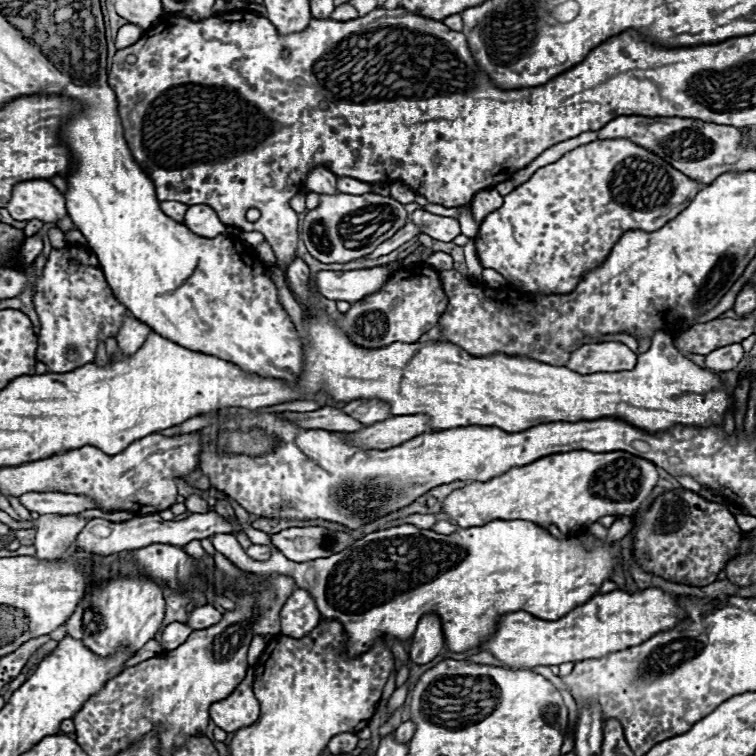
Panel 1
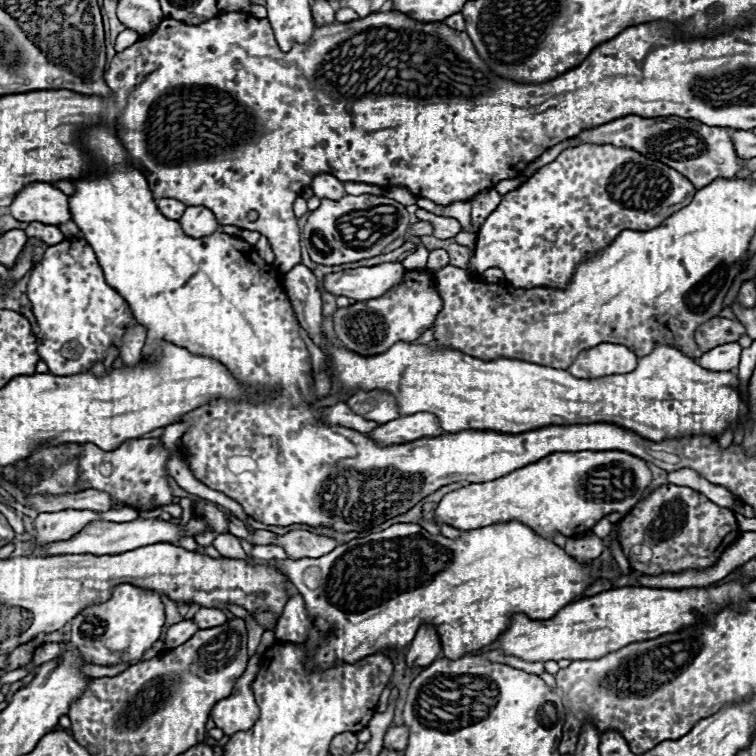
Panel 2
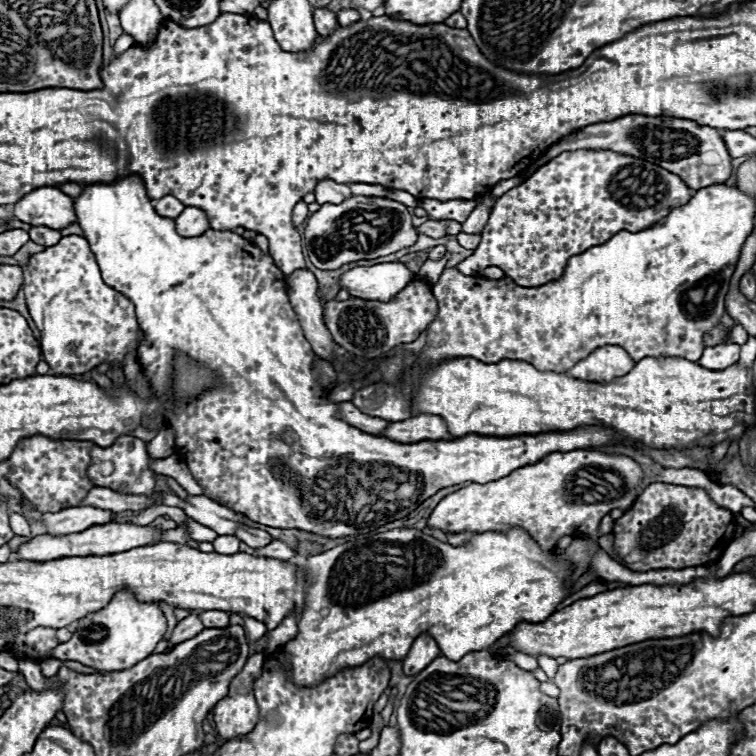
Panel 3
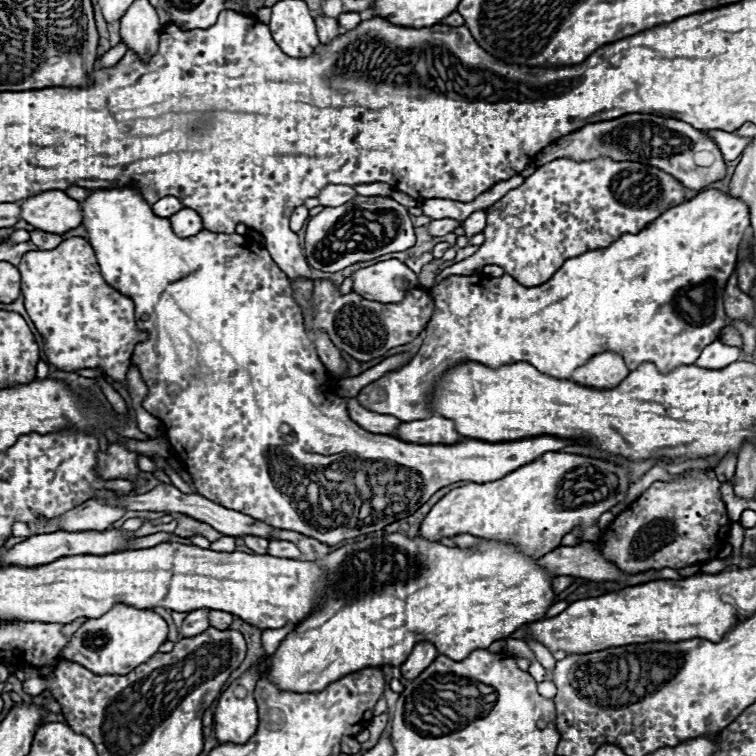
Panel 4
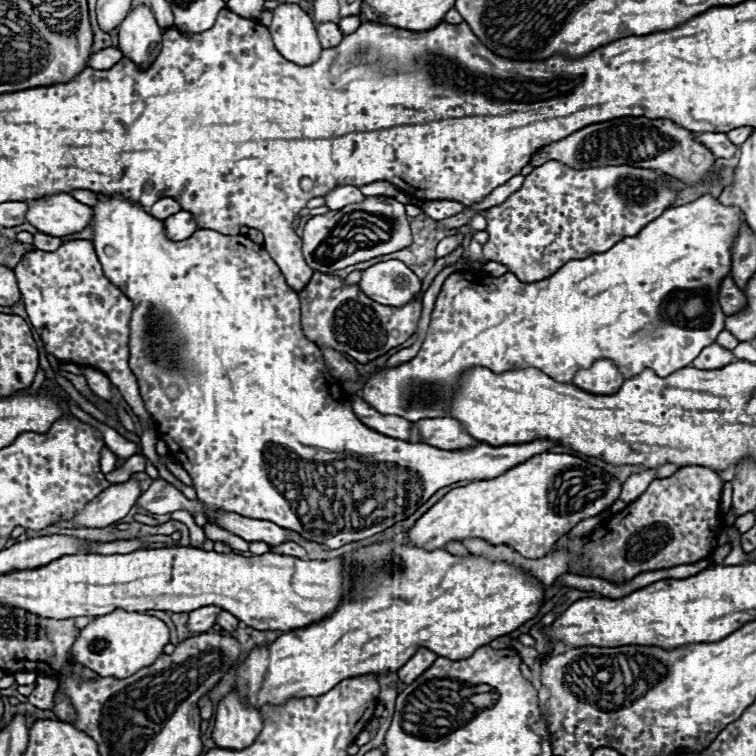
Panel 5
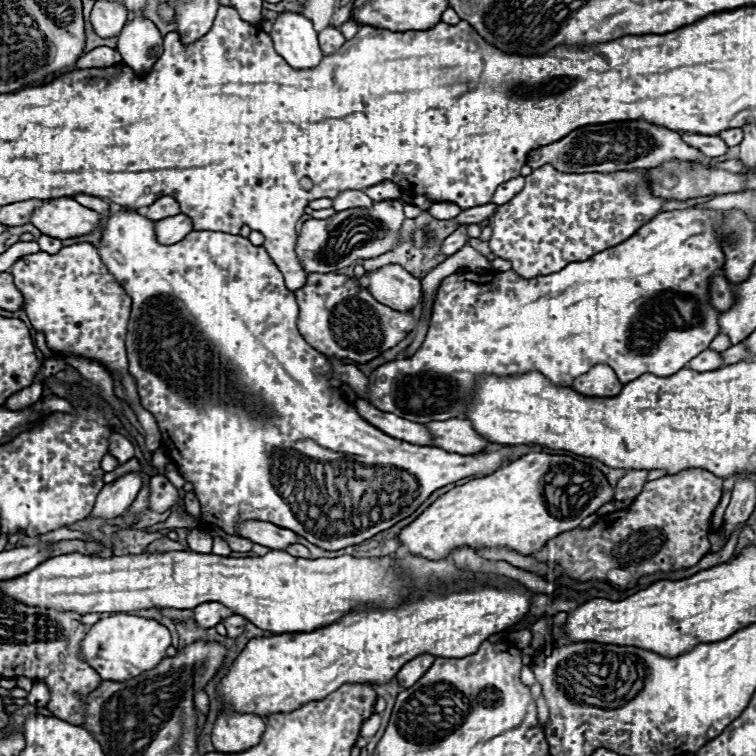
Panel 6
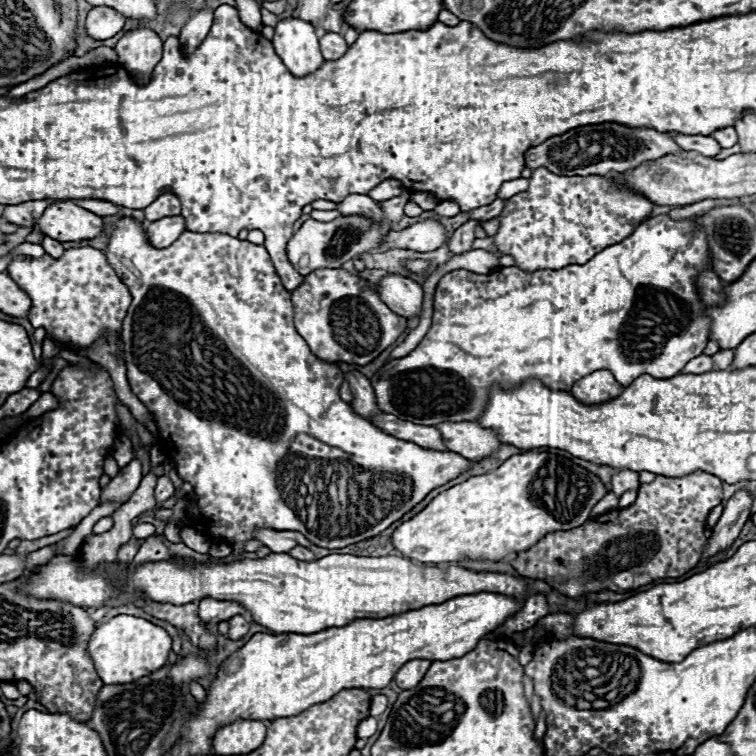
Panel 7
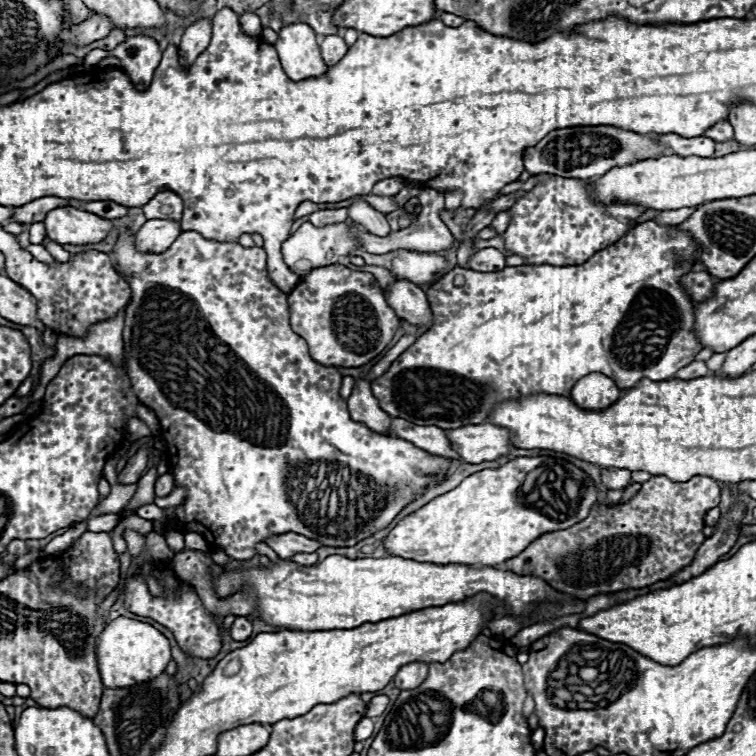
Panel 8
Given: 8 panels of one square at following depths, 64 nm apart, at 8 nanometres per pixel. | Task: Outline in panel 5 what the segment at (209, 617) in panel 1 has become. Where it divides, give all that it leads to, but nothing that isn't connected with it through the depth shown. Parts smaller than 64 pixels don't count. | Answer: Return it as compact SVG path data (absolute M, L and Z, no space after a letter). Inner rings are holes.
M220 612L220 616L218 616L218 620L216 620L216 624L218 626L222 626L222 630L226 630L226 632L234 632L236 630L236 626L240 624L240 620L236 618L236 616L232 616L230 612Z

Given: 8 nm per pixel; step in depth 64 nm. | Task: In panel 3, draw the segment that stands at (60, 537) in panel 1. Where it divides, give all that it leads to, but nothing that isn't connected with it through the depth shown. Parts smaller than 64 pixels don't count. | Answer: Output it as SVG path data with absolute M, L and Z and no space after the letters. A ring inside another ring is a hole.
M76 506L76 508L66 508L60 510L56 514L42 514L42 522L48 528L48 534L56 534L56 532L64 532L64 534L72 534L72 532L82 532L84 528L90 526L102 526L112 522L112 512L110 510L102 510L102 508L94 508L94 506Z

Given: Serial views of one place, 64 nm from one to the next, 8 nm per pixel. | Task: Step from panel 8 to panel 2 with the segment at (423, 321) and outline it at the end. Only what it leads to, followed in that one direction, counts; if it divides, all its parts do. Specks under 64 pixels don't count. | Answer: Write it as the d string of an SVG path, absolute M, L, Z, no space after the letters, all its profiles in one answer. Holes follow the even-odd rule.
M384 262L378 266L344 270L342 274L328 274L324 286L336 296L348 296L352 300L372 300L402 284L404 274L406 268L400 262Z

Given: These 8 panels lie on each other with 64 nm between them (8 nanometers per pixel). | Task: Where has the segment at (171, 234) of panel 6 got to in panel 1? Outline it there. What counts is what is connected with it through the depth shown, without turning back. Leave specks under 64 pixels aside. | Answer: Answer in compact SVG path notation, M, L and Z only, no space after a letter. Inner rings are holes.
M196 204L196 206L190 206L186 210L186 216L184 216L184 226L198 234L198 236L204 236L204 238L212 238L212 236L218 236L224 232L224 224L218 220L216 212L204 204Z

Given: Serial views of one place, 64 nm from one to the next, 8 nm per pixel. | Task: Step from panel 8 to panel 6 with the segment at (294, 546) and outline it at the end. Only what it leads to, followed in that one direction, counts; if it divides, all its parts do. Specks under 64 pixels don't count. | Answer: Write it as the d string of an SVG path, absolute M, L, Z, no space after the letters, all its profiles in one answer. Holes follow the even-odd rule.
M248 520L248 524L238 526L238 534L256 544L268 546L270 550L284 550L290 544L298 544L300 536L286 528L276 528L274 524L264 524L258 520Z

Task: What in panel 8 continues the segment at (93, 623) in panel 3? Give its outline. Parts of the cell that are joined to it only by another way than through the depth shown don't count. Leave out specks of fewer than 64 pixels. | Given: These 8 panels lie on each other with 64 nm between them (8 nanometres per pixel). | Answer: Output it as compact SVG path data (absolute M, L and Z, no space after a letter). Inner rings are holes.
M116 618L104 628L100 634L100 640L96 644L98 652L98 664L100 664L100 674L102 682L106 688L130 688L140 682L148 682L156 676L160 676L170 658L170 644L164 634L160 634L156 628L150 624L130 620L130 618Z

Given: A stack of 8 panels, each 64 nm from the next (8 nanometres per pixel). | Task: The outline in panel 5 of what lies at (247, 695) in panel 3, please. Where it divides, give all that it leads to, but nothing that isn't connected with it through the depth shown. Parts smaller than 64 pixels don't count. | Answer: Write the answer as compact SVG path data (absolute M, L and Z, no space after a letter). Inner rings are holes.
M236 692L224 696L224 700L218 704L216 722L212 730L212 740L216 742L216 746L242 750L254 744L260 732L262 732L262 718L258 710L242 704Z

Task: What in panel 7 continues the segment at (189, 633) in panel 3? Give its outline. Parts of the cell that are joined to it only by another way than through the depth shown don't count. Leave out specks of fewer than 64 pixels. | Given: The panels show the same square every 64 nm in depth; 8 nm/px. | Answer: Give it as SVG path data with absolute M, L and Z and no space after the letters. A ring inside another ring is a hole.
M202 598L198 614L206 624L218 624L222 620L230 620L236 614L246 614L246 608L238 602L232 602L232 600Z

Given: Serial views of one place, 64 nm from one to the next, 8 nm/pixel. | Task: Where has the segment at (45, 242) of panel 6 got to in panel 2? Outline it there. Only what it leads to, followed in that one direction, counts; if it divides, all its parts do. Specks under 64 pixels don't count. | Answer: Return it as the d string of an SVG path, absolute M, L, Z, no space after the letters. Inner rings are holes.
M32 222L26 228L26 234L30 238L38 238L38 240L46 242L49 246L58 244L66 238L57 226L40 224L40 222Z

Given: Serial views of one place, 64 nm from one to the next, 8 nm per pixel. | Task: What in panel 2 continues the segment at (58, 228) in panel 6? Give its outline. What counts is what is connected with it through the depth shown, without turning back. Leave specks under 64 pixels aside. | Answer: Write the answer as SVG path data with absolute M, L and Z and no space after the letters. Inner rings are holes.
M36 182L16 194L10 212L20 222L42 222L60 226L72 218L68 196L46 182Z

